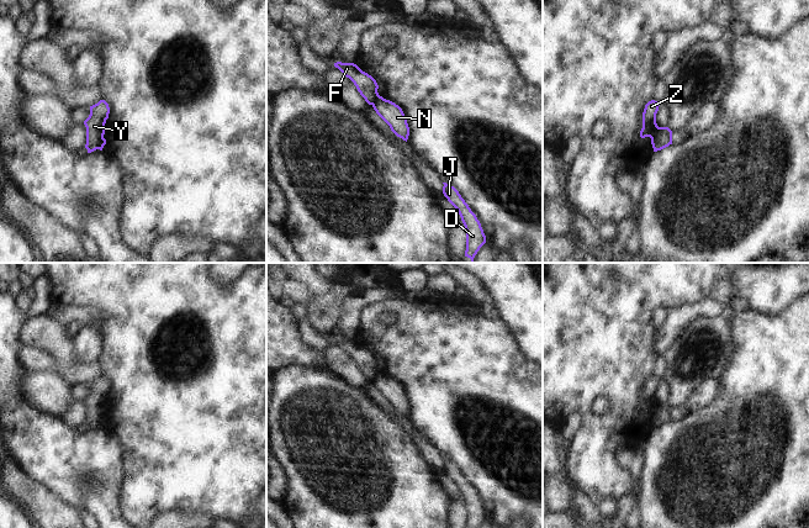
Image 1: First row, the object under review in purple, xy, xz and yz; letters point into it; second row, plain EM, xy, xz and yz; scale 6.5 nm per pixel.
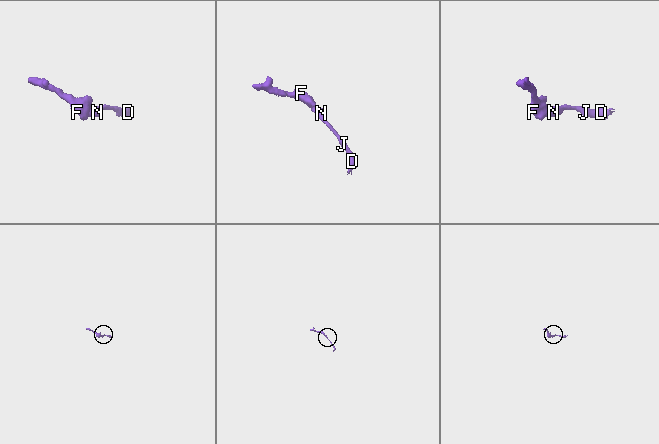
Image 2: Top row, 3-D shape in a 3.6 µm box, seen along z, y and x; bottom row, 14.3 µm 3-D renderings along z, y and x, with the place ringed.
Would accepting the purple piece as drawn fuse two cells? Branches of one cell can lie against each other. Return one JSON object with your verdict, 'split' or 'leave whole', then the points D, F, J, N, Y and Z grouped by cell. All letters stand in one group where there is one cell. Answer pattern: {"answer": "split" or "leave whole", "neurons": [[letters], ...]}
{"answer": "split", "neurons": [["D", "J", "N"], ["F", "Y", "Z"]]}

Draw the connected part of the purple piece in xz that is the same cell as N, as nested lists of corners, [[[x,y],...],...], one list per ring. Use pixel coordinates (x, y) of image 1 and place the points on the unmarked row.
[[[377,373],[372,379],[376,390],[390,402],[391,407],[400,415],[407,418],[409,403],[402,385],[395,379]]]

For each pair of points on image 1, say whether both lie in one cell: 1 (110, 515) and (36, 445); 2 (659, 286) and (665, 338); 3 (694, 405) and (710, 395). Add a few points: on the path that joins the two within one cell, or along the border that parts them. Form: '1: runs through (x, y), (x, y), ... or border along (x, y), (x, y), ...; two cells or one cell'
1: runs through (91, 496), (54, 459); one cell
2: border along (697, 301), (669, 310); two cells
3: runs through (698, 401), (707, 395); one cell

